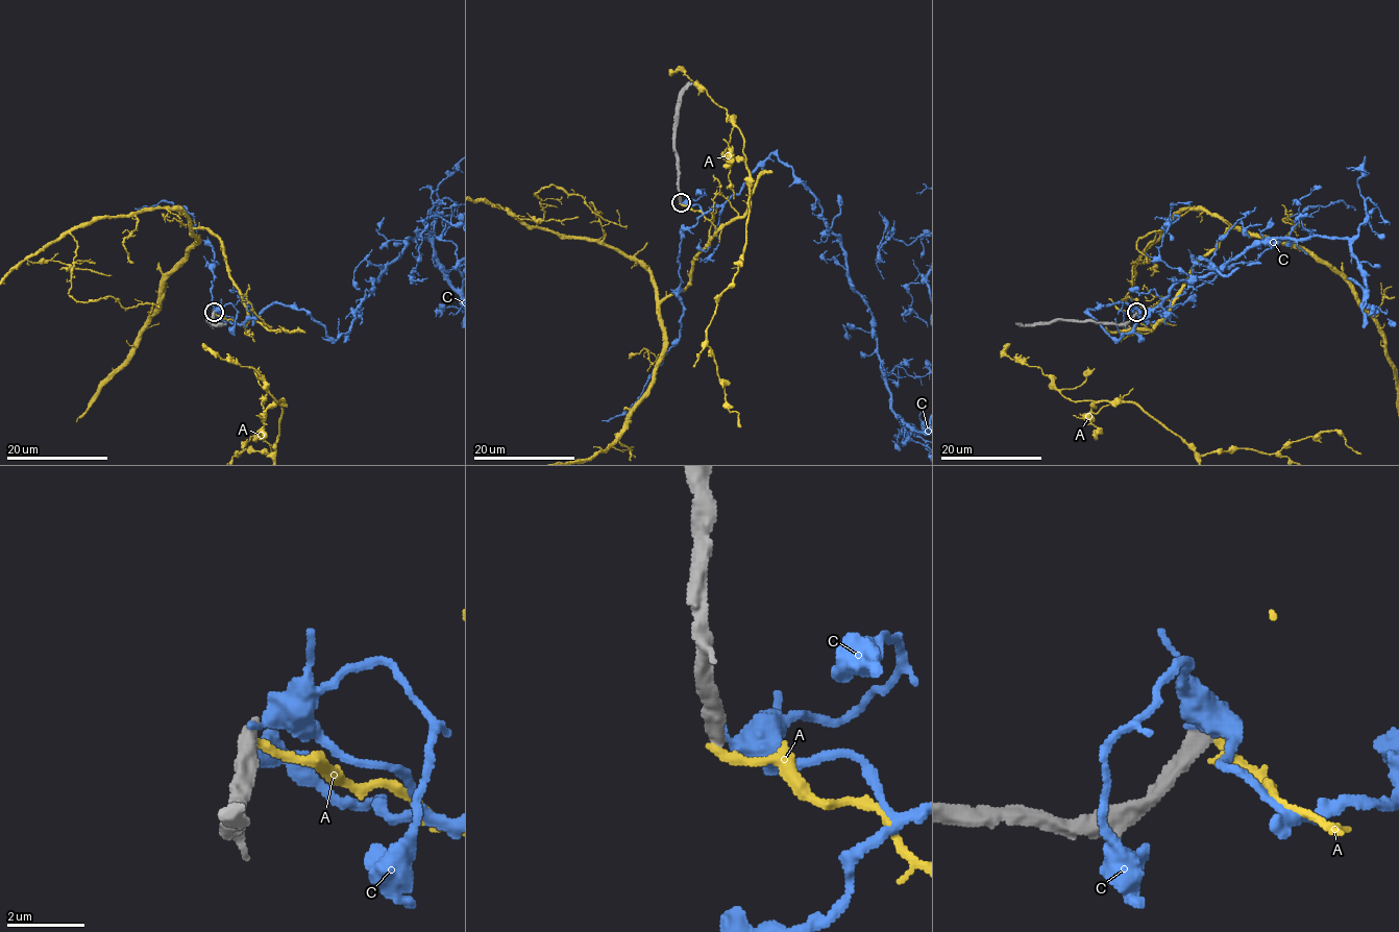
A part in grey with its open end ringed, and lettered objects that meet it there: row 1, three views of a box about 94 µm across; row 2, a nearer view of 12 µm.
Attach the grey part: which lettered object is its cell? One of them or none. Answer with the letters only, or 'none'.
none

